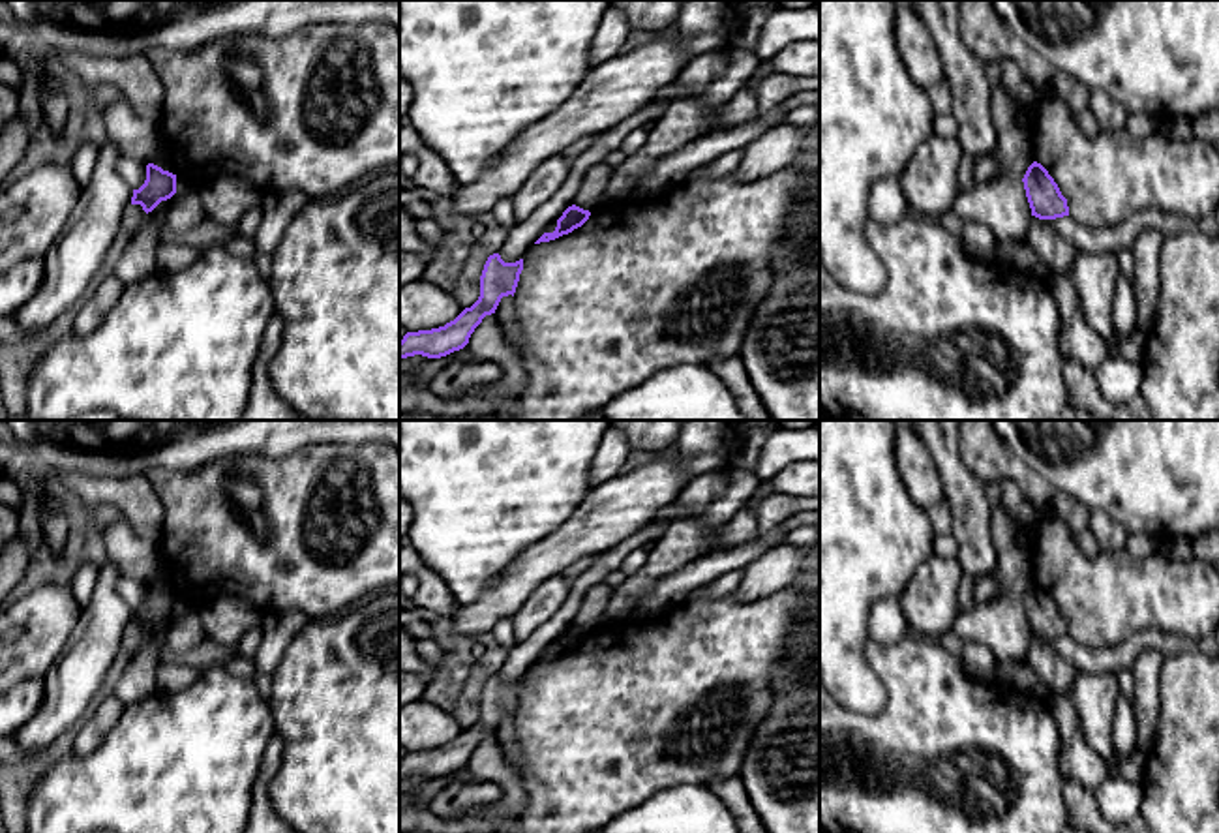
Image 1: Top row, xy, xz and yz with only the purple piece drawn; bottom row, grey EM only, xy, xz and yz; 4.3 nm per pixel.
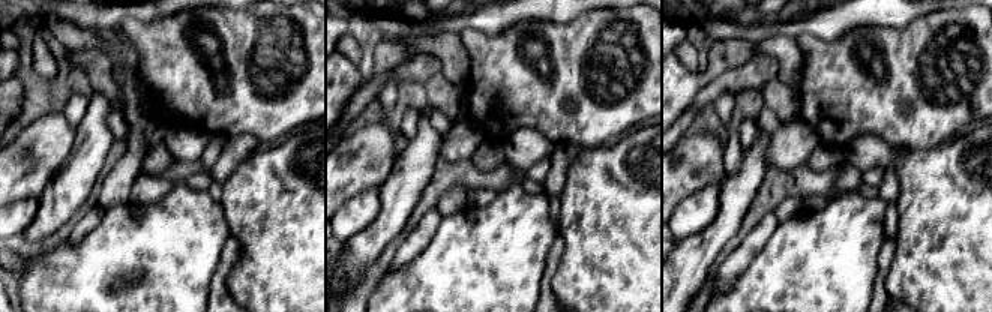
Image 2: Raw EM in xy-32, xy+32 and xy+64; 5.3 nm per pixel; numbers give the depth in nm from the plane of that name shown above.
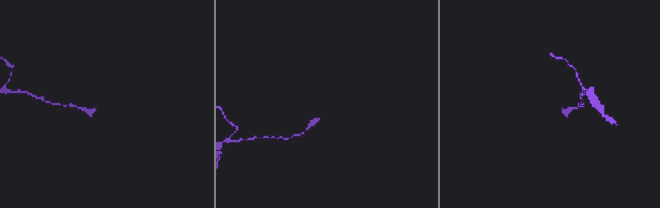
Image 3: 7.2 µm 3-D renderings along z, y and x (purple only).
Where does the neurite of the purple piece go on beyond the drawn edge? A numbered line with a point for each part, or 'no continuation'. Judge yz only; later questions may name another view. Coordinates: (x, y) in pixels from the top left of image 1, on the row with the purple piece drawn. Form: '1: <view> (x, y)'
no continuation

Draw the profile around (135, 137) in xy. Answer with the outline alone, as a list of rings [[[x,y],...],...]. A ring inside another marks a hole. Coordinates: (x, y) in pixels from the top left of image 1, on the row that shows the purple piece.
[[[120,96],[103,111],[107,139],[116,143],[126,158],[150,163],[156,154],[156,124],[139,118],[128,98]]]

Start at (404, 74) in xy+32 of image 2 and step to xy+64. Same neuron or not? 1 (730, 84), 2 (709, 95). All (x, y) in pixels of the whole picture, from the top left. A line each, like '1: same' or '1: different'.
1: same
2: same

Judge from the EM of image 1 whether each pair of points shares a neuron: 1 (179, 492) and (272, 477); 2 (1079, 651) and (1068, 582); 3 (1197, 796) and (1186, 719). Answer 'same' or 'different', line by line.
1: same
2: different
3: same

